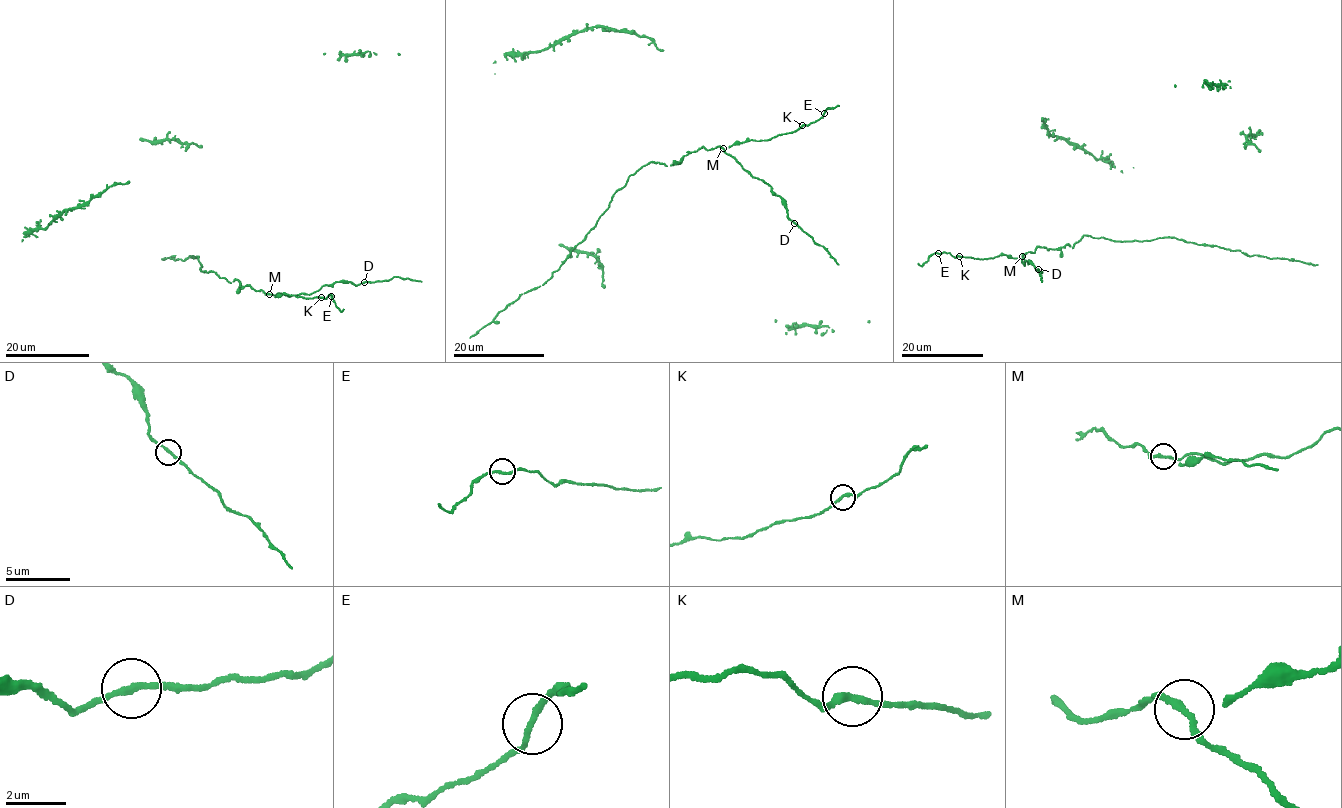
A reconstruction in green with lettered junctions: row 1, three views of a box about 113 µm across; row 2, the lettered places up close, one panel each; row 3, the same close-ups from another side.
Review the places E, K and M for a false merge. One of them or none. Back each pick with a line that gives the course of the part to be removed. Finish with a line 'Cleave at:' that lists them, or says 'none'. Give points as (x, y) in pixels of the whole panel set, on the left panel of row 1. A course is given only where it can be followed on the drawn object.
M: foreign part runs (269, 294), (308, 295), (337, 281), (358, 284), (388, 281), (394, 276), (421, 281)
Cleave at: M

